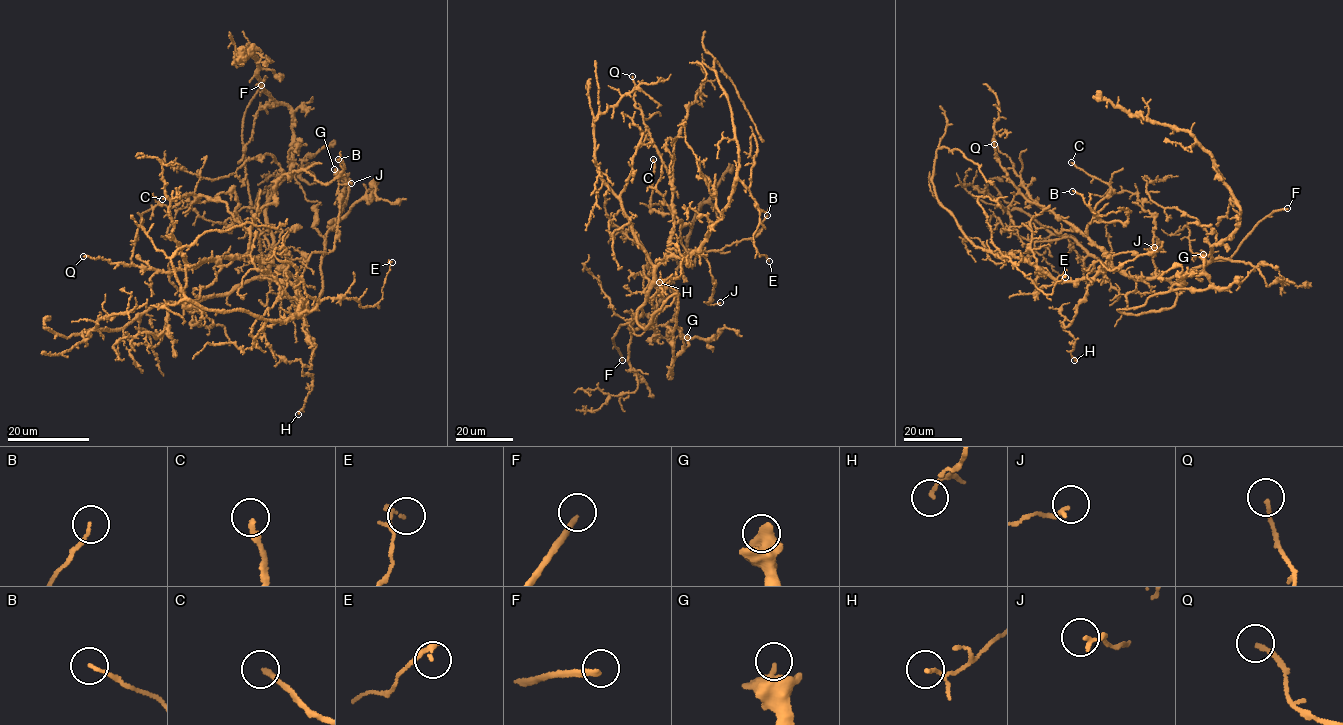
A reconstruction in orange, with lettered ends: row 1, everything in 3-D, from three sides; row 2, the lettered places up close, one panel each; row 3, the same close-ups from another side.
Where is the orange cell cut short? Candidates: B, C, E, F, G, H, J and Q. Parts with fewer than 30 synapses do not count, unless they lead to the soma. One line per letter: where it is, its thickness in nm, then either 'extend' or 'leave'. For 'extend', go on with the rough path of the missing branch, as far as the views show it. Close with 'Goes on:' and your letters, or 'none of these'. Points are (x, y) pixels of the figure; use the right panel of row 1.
B: place (1072, 191); calibre 120 nm; leave
C: place (1071, 162); calibre 200 nm; leave
E: place (1065, 277); calibre 140 nm; leave
F: place (1287, 208); calibre 240 nm; extend
G: place (1203, 254); calibre 360 nm; leave
H: place (1074, 360); calibre 90 nm; leave
J: place (1154, 247); calibre 170 nm; leave
Q: place (994, 144); calibre 140 nm; leave
Goes on: F

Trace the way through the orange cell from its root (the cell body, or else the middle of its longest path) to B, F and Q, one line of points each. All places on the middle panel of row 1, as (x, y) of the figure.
B: (663, 262), (674, 224), (681, 220), (680, 241), (687, 252), (694, 250), (709, 252), (755, 236), (767, 215)
F: (663, 262), (656, 268), (649, 295), (636, 312), (636, 317), (620, 326), (611, 338), (622, 360)
Q: (663, 262), (673, 225), (672, 185), (640, 110), (636, 107), (632, 76)

